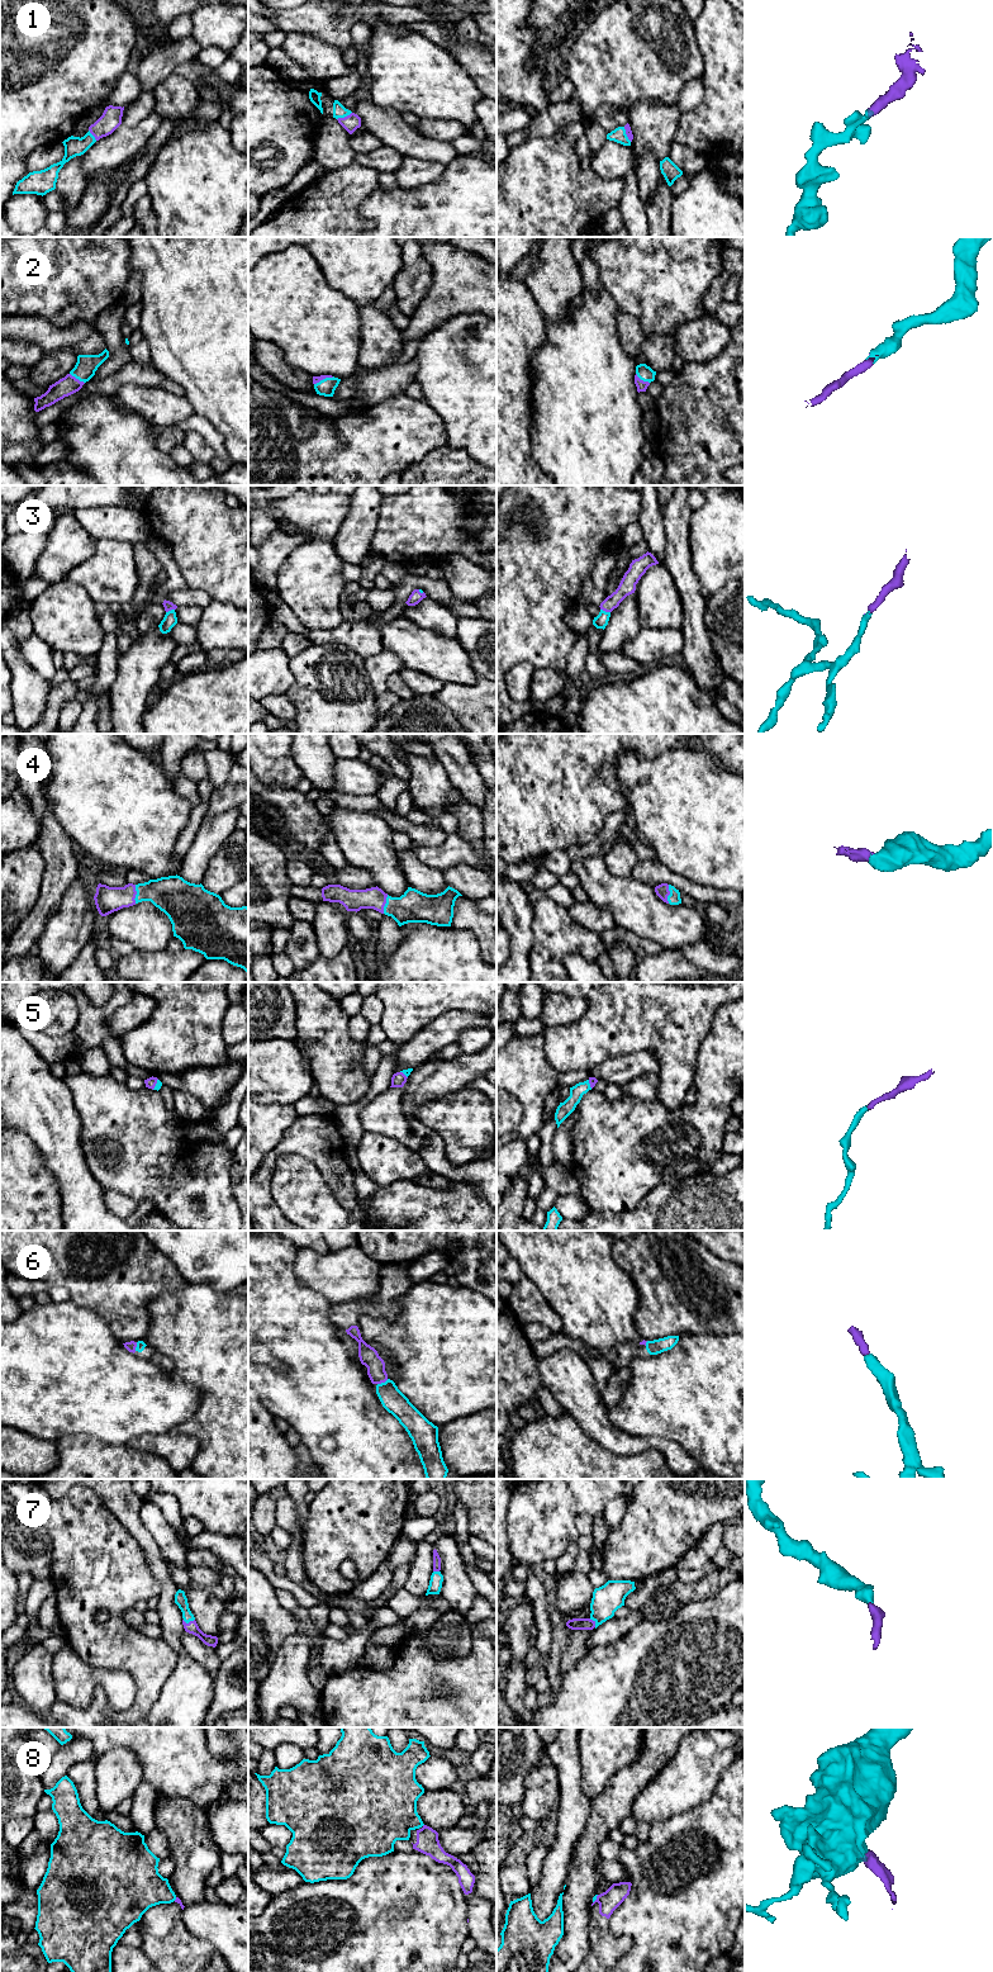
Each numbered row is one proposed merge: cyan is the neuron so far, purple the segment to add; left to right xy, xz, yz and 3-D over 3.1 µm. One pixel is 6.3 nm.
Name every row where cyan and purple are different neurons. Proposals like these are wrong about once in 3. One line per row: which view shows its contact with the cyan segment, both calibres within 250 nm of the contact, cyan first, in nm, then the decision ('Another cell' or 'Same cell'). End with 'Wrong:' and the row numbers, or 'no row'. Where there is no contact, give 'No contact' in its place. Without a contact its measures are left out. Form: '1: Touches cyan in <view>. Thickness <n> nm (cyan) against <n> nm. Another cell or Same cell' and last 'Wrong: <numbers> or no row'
1: Touches cyan in xz. Thickness 80 nm (cyan) against 100 nm. Same cell
2: Touches cyan in xy. Thickness 140 nm (cyan) against 120 nm. Same cell
3: Touches cyan in yz. Thickness 90 nm (cyan) against 110 nm. Same cell
4: Touches cyan in xy. Thickness 240 nm (cyan) against 160 nm. Same cell
5: Touches cyan in xy. Thickness 40 nm (cyan) against 70 nm. Same cell
6: Touches cyan in xz. Thickness 150 nm (cyan) against 120 nm. Same cell
7: Touches cyan in xy. Thickness 80 nm (cyan) against 80 nm. Same cell
8: Touches cyan in yz. Thickness 20 nm (cyan) against 130 nm. Another cell
Wrong: 8

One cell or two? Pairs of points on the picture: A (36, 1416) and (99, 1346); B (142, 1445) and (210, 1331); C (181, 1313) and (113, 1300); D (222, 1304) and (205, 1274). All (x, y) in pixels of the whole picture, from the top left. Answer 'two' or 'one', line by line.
A: one
B: two
C: two
D: two

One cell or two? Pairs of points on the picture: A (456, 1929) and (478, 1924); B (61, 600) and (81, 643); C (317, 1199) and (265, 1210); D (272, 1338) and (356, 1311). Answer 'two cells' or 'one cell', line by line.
A: two cells
B: one cell
C: two cells
D: two cells

